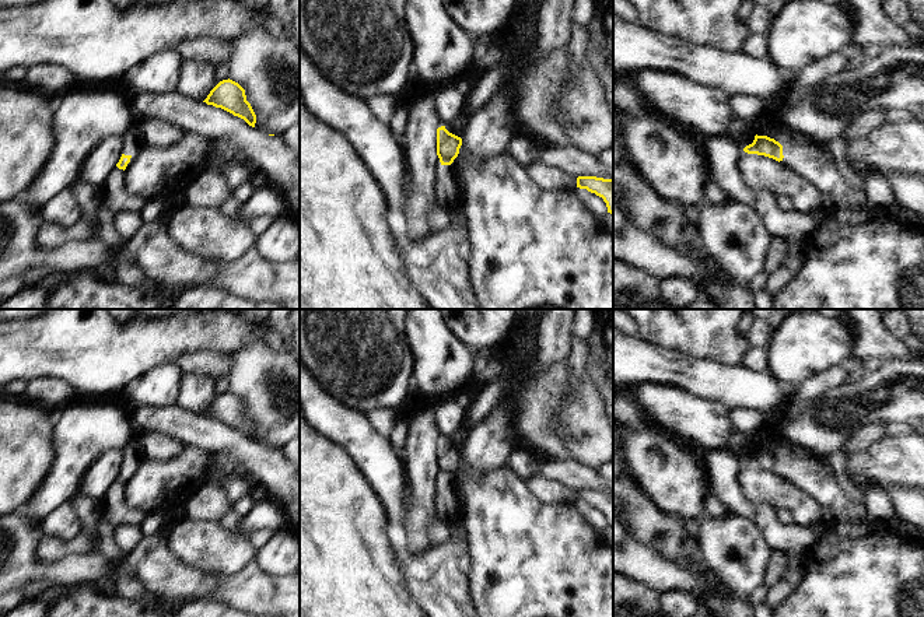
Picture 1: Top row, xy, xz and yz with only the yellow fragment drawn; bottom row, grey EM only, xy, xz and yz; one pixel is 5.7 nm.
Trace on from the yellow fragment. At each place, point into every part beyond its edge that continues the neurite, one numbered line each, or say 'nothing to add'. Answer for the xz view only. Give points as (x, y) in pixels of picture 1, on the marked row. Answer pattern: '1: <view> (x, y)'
1: xz (445, 192).

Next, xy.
1: xy (133, 144).

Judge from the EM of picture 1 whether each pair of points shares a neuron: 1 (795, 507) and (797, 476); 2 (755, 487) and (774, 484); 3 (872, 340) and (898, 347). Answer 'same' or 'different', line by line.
1: different
2: same
3: same

